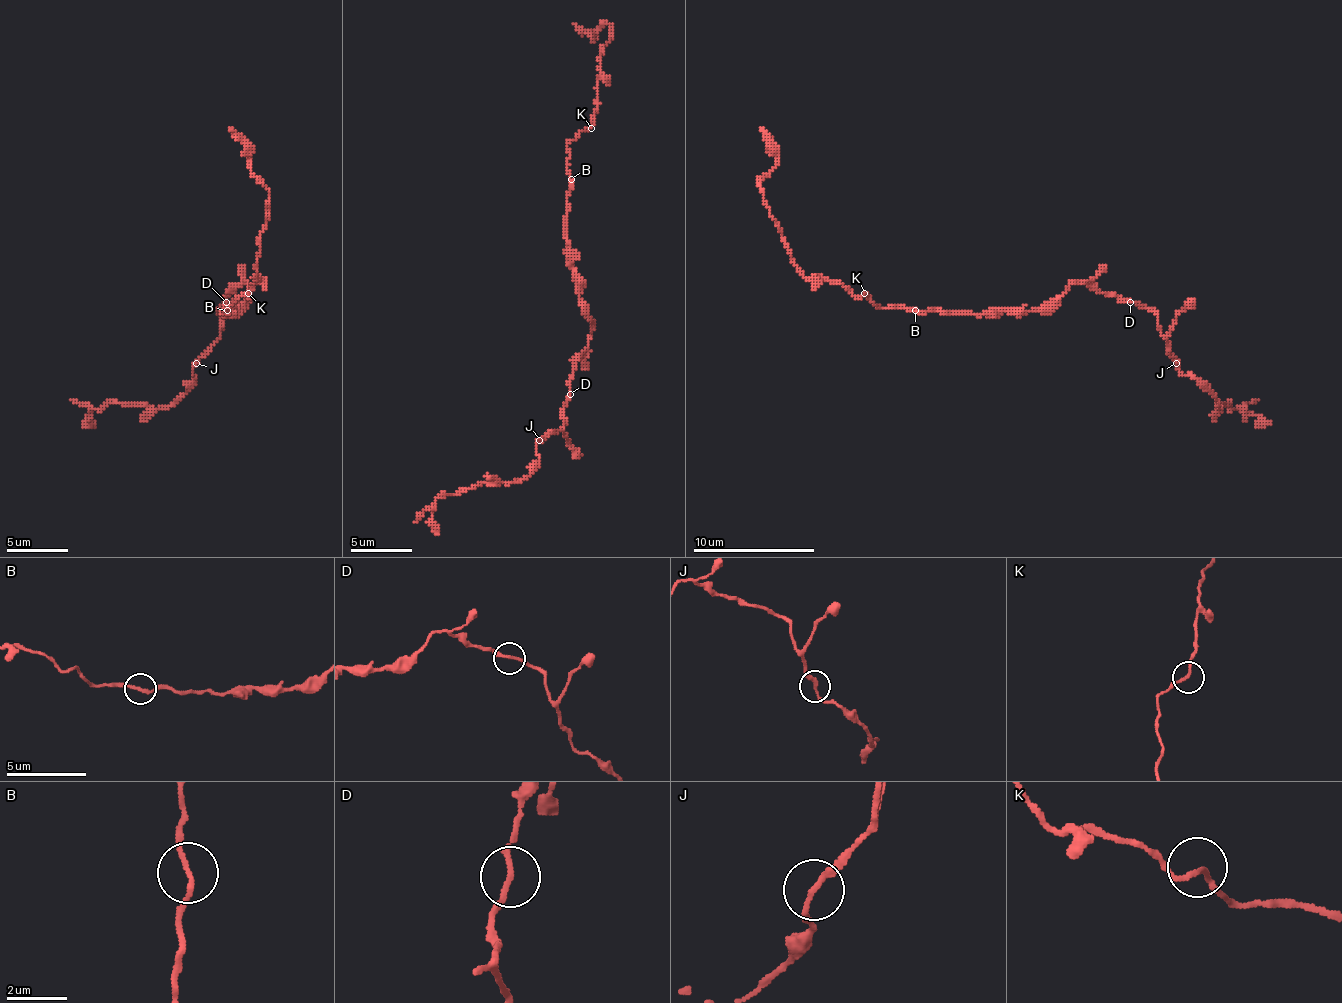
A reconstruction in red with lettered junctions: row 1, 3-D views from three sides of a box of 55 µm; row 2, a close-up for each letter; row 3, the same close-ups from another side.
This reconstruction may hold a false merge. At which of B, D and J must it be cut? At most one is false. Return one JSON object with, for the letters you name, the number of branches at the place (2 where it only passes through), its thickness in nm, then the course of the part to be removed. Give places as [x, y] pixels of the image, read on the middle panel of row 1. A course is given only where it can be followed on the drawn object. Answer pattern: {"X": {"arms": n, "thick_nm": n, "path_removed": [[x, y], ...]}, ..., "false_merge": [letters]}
{"false_merge": []}

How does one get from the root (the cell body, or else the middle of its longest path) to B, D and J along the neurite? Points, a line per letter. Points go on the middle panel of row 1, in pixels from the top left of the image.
B: (576, 284), (573, 250), (567, 238), (570, 180)
D: (576, 284), (579, 305), (591, 320), (591, 339), (576, 363), (570, 394)
J: (576, 284), (579, 305), (591, 320), (591, 339), (570, 381), (564, 424), (539, 440)

